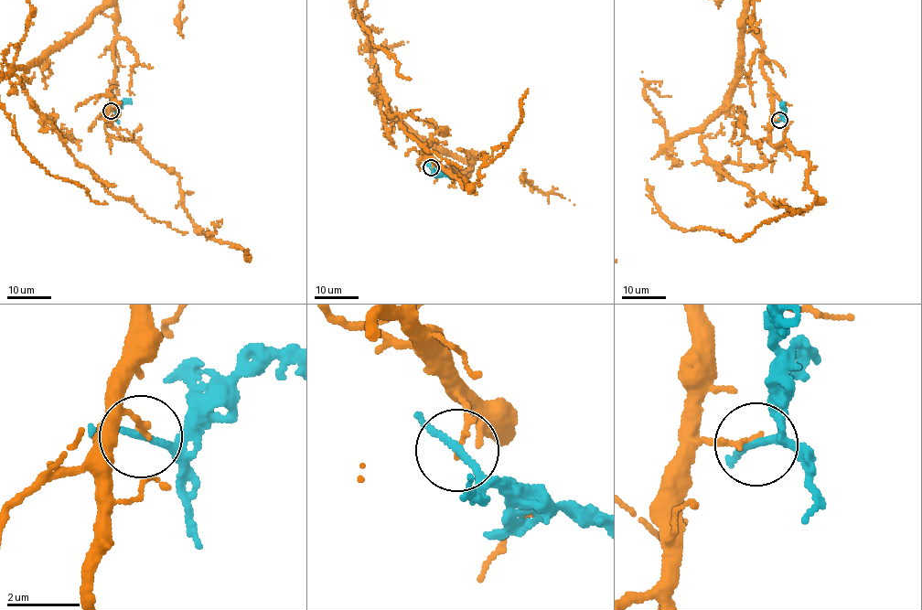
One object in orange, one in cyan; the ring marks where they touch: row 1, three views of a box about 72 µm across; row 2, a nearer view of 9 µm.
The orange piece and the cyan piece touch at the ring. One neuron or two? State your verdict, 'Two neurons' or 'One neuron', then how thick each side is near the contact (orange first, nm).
Two neurons. Thickness 140 nm (orange) against 170 nm

